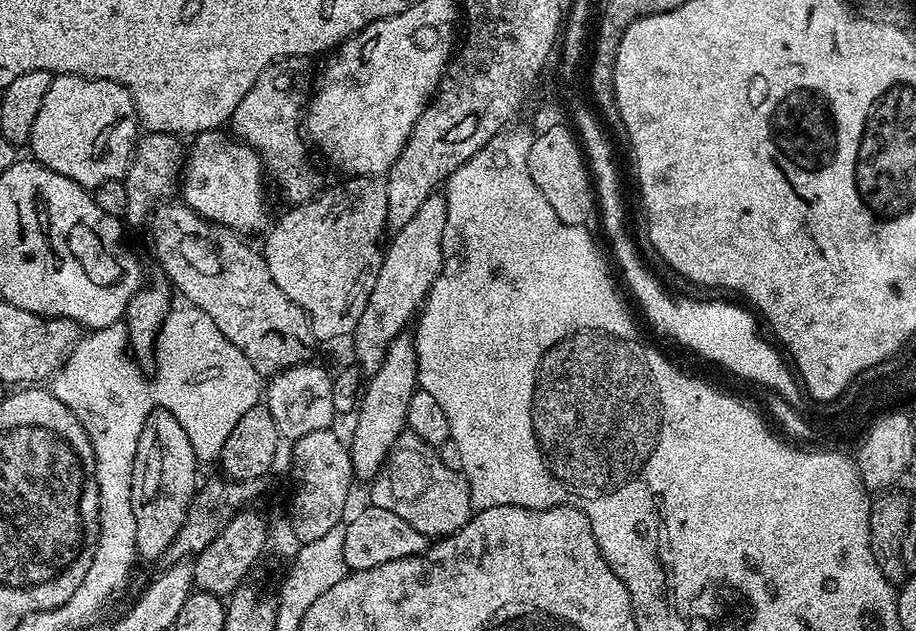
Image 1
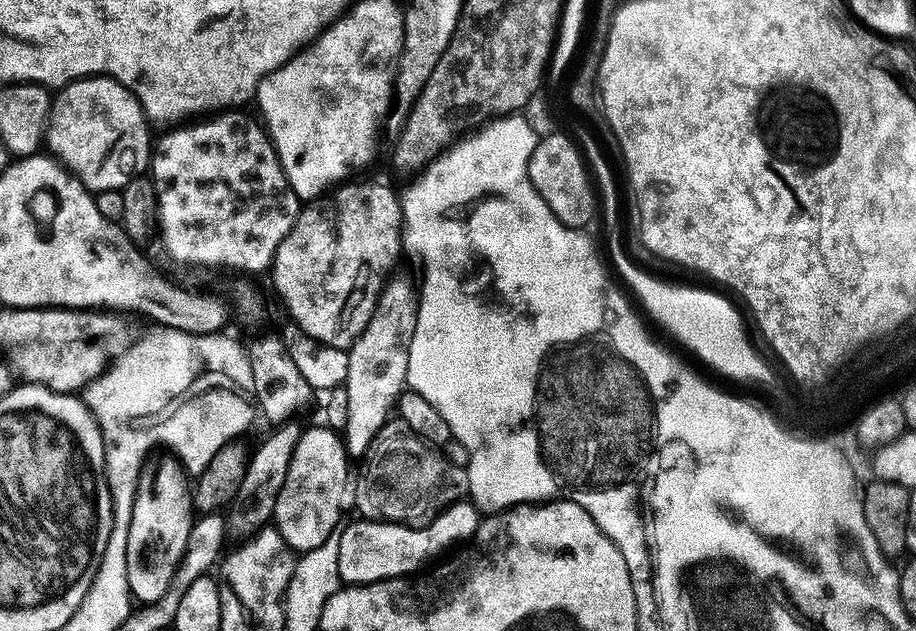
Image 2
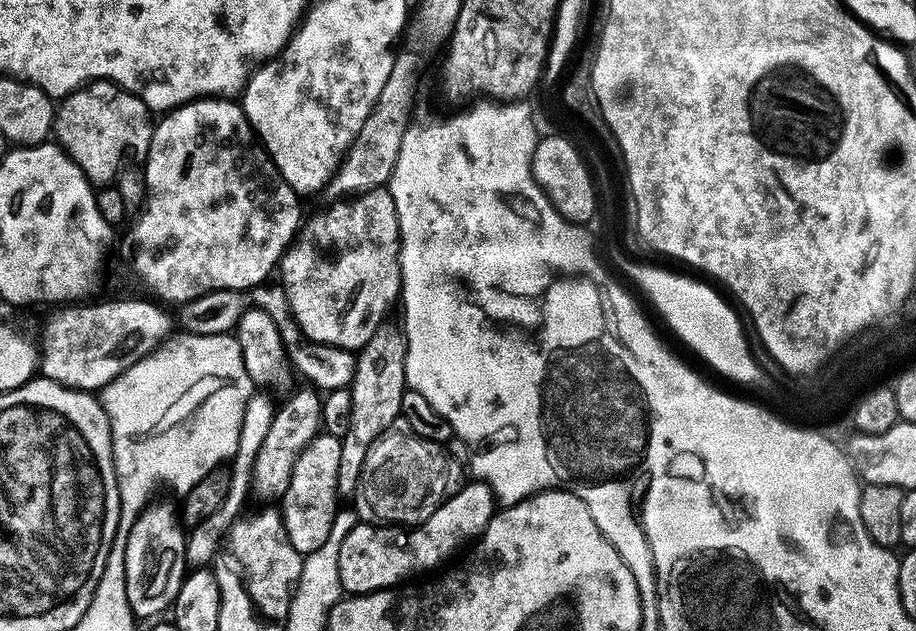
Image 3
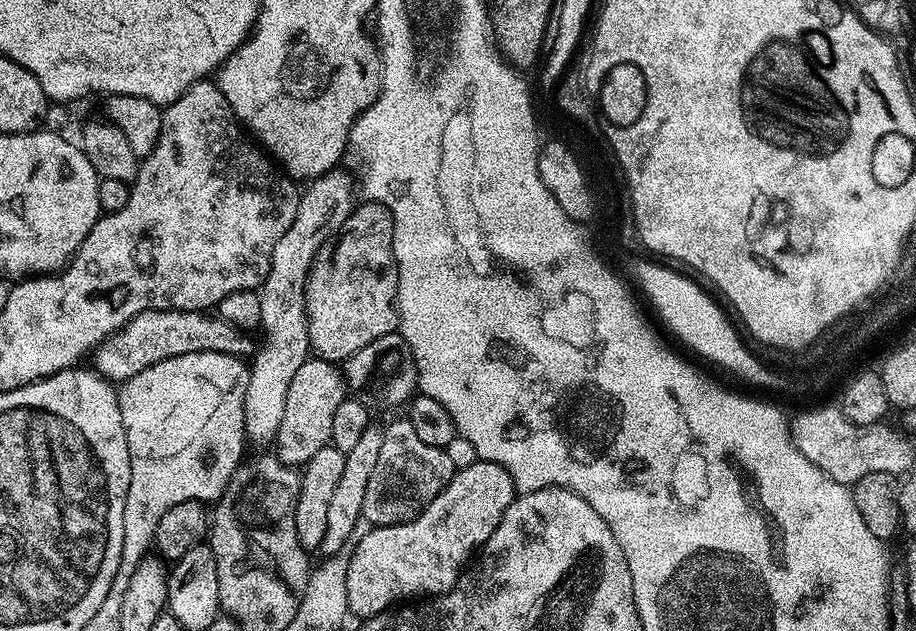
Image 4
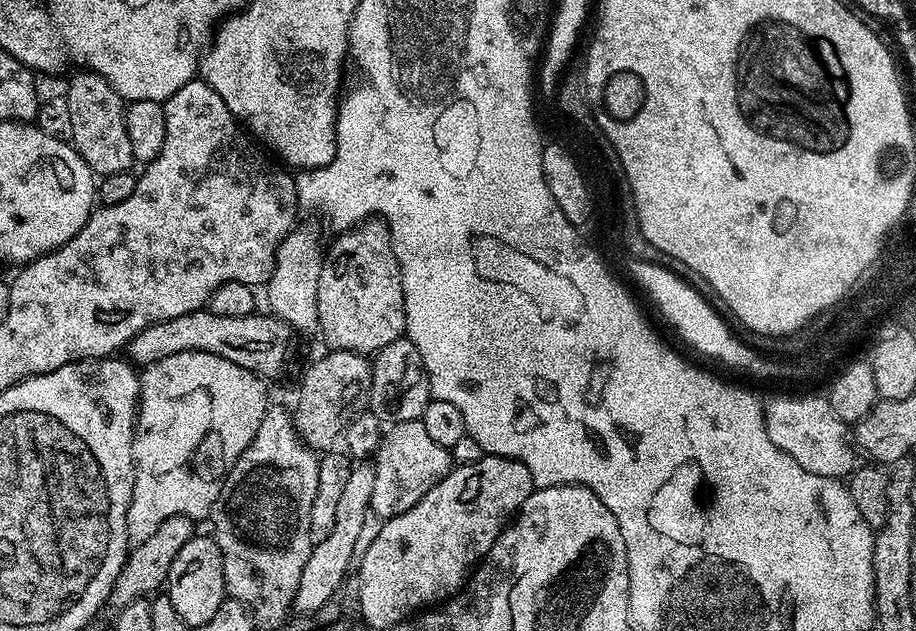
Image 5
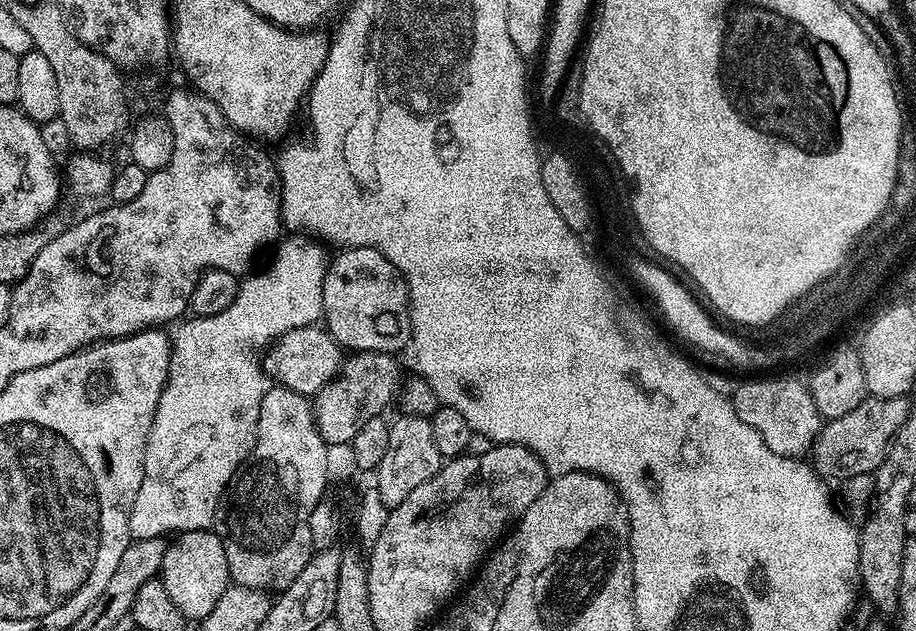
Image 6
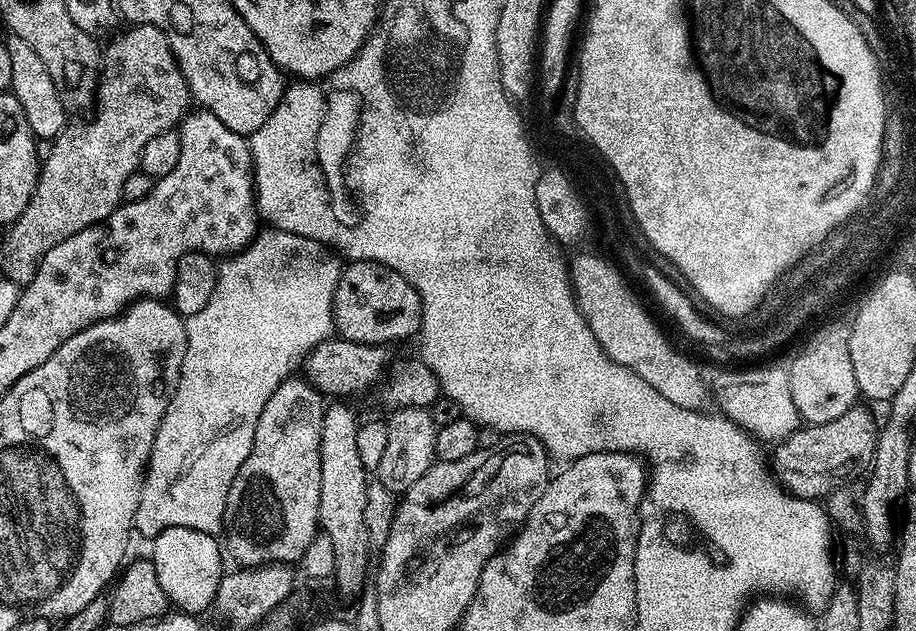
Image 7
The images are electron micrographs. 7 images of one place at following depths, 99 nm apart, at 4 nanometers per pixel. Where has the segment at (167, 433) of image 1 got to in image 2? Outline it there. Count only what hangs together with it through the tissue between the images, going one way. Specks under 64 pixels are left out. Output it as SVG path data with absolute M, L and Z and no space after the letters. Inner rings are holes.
M179 463L164 464L152 476L152 481L141 483L136 490L136 501L130 518L130 530L126 538L126 578L133 601L141 605L156 602L163 596L178 570L179 562L186 550L186 542L194 523L194 496L190 491L190 480Z

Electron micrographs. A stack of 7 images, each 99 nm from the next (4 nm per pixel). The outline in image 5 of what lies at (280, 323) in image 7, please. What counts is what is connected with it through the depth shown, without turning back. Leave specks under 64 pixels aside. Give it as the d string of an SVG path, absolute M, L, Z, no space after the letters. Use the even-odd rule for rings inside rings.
M209 352L170 354L170 358L162 358L158 362L149 364L140 372L140 402L136 414L136 428L132 431L132 457L136 467L136 481L134 482L134 490L132 491L130 506L126 514L129 545L135 546L146 542L146 538L150 538L150 534L154 534L154 530L158 530L158 526L162 526L162 522L166 522L166 518L185 516L194 522L200 522L203 516L205 519L211 513L212 507L216 505L218 494L224 485L224 480L228 477L228 472L234 466L234 462L238 462L238 458L246 450L246 446L250 446L254 434L258 434L260 420L264 416L265 410L270 406L270 399L268 400L264 384L265 381L256 373L237 364L231 364L226 358Z

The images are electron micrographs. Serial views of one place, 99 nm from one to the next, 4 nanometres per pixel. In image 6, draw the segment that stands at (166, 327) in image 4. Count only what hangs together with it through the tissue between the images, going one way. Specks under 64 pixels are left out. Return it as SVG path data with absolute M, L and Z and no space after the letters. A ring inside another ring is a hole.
M307 324L301 328L292 328L273 340L263 353L262 367L268 373L269 381L275 382L279 387L294 390L294 394L314 398L340 373L342 349L328 333L327 327Z

